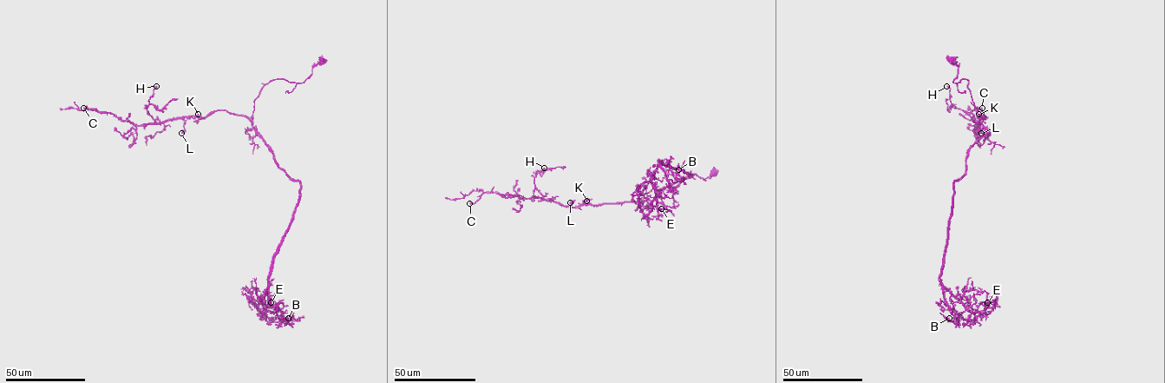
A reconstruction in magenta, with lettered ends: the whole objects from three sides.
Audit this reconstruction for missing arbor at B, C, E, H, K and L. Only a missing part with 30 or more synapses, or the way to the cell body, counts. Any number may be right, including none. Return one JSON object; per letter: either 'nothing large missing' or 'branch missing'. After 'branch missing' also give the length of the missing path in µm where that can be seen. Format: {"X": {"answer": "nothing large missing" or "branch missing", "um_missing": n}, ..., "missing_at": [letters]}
{"B": {"answer": "nothing large missing"}, "C": {"answer": "branch missing", "um_missing": 20}, "E": {"answer": "nothing large missing"}, "H": {"answer": "nothing large missing"}, "K": {"answer": "nothing large missing"}, "L": {"answer": "nothing large missing"}, "missing_at": ["C"]}

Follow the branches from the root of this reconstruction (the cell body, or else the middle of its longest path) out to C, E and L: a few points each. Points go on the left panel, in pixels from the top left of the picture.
C: (323, 61), (303, 82), (265, 84), (251, 122), (215, 110), (134, 125), (83, 108)
E: (323, 61), (303, 82), (269, 82), (254, 100), (255, 132), (300, 188), (262, 298), (266, 312), (271, 302)
L: (323, 61), (303, 82), (265, 84), (251, 122), (215, 110), (183, 116), (181, 133)

